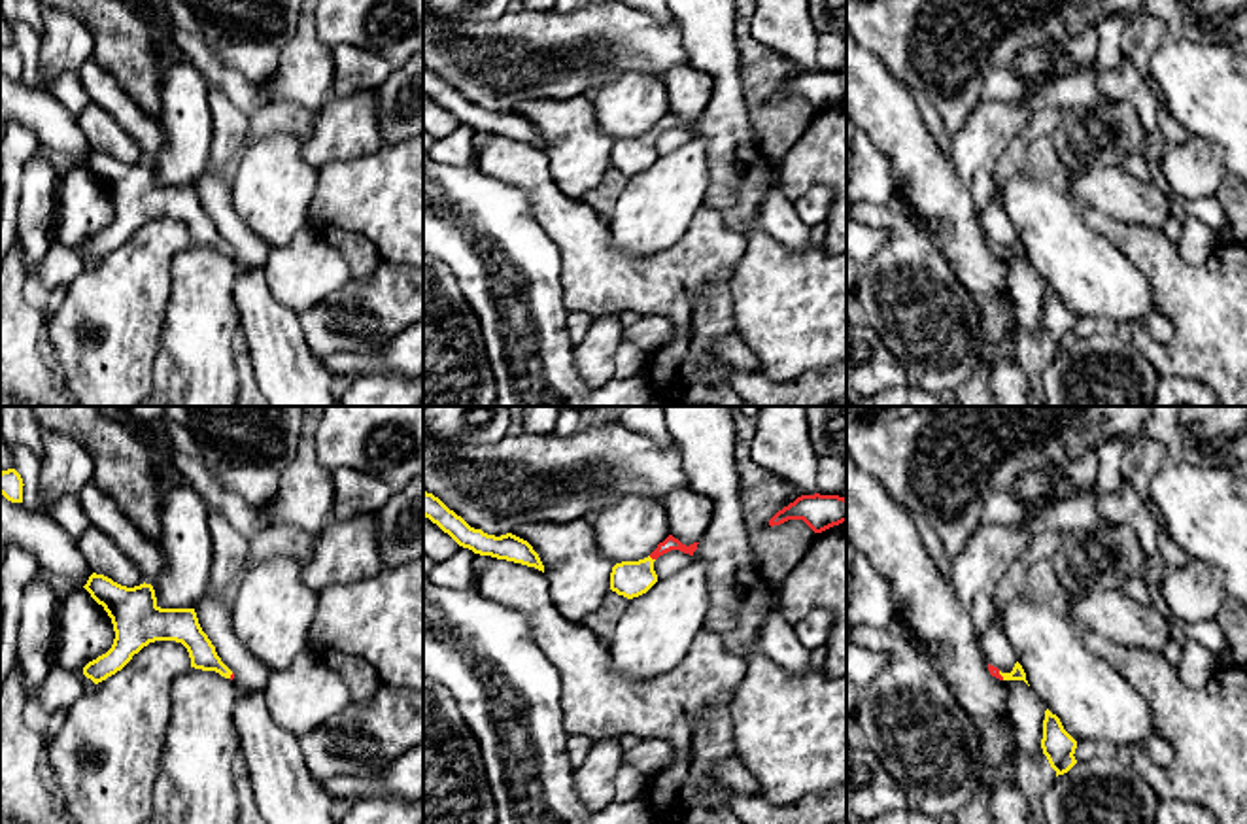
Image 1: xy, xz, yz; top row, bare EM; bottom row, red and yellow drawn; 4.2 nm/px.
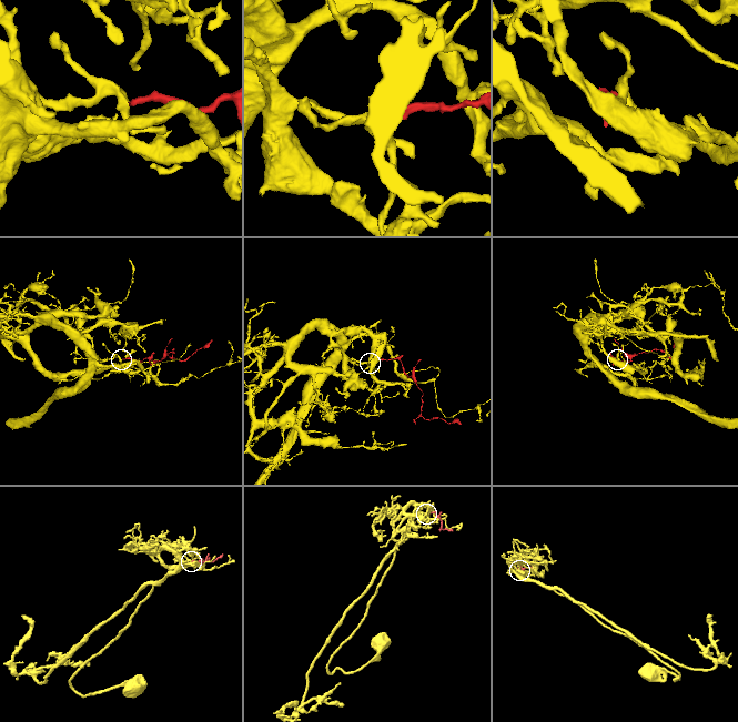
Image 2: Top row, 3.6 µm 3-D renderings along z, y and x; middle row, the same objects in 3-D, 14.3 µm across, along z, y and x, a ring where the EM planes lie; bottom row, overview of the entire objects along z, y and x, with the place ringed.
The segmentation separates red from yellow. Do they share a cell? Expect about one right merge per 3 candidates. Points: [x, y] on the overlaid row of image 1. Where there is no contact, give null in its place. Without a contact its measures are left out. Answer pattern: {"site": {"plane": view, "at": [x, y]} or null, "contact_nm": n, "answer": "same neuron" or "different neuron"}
{"site": {"plane": "xz", "at": [652, 558]}, "contact_nm": 40, "answer": "same neuron"}

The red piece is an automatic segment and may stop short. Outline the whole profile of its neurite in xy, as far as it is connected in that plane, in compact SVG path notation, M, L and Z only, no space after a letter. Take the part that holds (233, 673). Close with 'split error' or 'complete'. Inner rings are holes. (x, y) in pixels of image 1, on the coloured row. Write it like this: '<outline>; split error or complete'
M96 573L83 588L104 607L115 631L111 648L83 667L83 675L94 684L121 671L134 654L155 641L181 643L191 667L234 678L202 631L195 609L161 609L151 584L127 588Z; split error

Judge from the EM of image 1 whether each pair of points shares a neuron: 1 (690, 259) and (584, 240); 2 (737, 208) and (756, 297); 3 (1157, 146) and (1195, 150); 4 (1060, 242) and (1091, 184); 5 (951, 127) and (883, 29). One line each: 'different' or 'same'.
1: same
2: same
3: different
4: different
5: same

